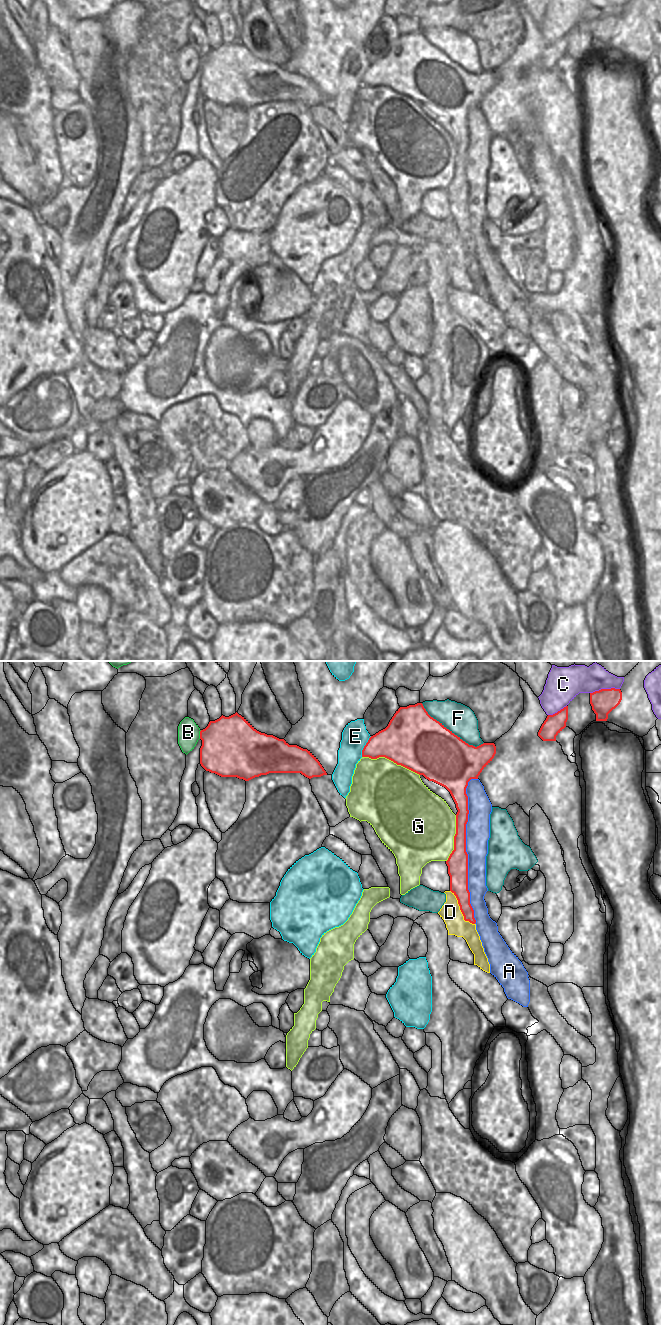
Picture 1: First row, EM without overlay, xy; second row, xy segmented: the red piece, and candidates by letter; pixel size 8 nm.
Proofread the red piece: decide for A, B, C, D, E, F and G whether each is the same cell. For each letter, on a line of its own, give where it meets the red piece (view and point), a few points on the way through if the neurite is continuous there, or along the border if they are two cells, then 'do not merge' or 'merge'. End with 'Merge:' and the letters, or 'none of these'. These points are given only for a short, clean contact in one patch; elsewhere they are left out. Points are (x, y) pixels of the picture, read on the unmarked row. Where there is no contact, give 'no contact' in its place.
A: meets red in xy at (465, 179); do not merge
B: meets red in xy at (200, 62); do not merge
C: meets red in xy at (604, 17); do not merge
D: meets red in xy at (460, 237); border along xy (450, 218), (457, 228), (463, 246), (474, 252); do not merge
E: meets red in xy at (364, 74); do not merge
F: meets red in xy at (451, 59); do not merge
G: meets red in xy at (391, 88); do not merge
Merge: none of these

